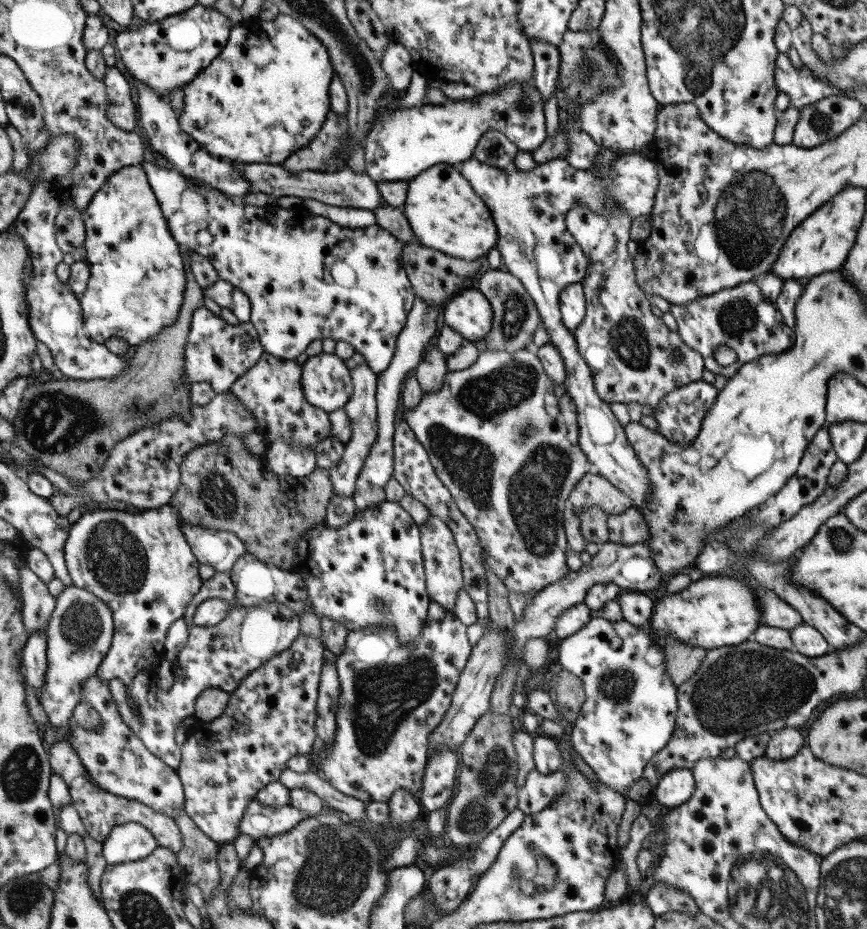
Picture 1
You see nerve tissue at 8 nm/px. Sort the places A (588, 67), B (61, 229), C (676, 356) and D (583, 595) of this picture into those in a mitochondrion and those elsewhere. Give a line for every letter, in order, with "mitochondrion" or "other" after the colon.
A: mitochondrion
B: other
C: mitochondrion
D: other

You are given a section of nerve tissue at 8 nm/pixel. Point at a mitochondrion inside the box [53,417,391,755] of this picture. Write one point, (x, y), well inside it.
(113, 557)

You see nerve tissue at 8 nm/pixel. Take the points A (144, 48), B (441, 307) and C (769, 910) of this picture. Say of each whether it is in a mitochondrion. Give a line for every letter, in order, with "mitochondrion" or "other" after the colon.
A: other
B: other
C: mitochondrion

